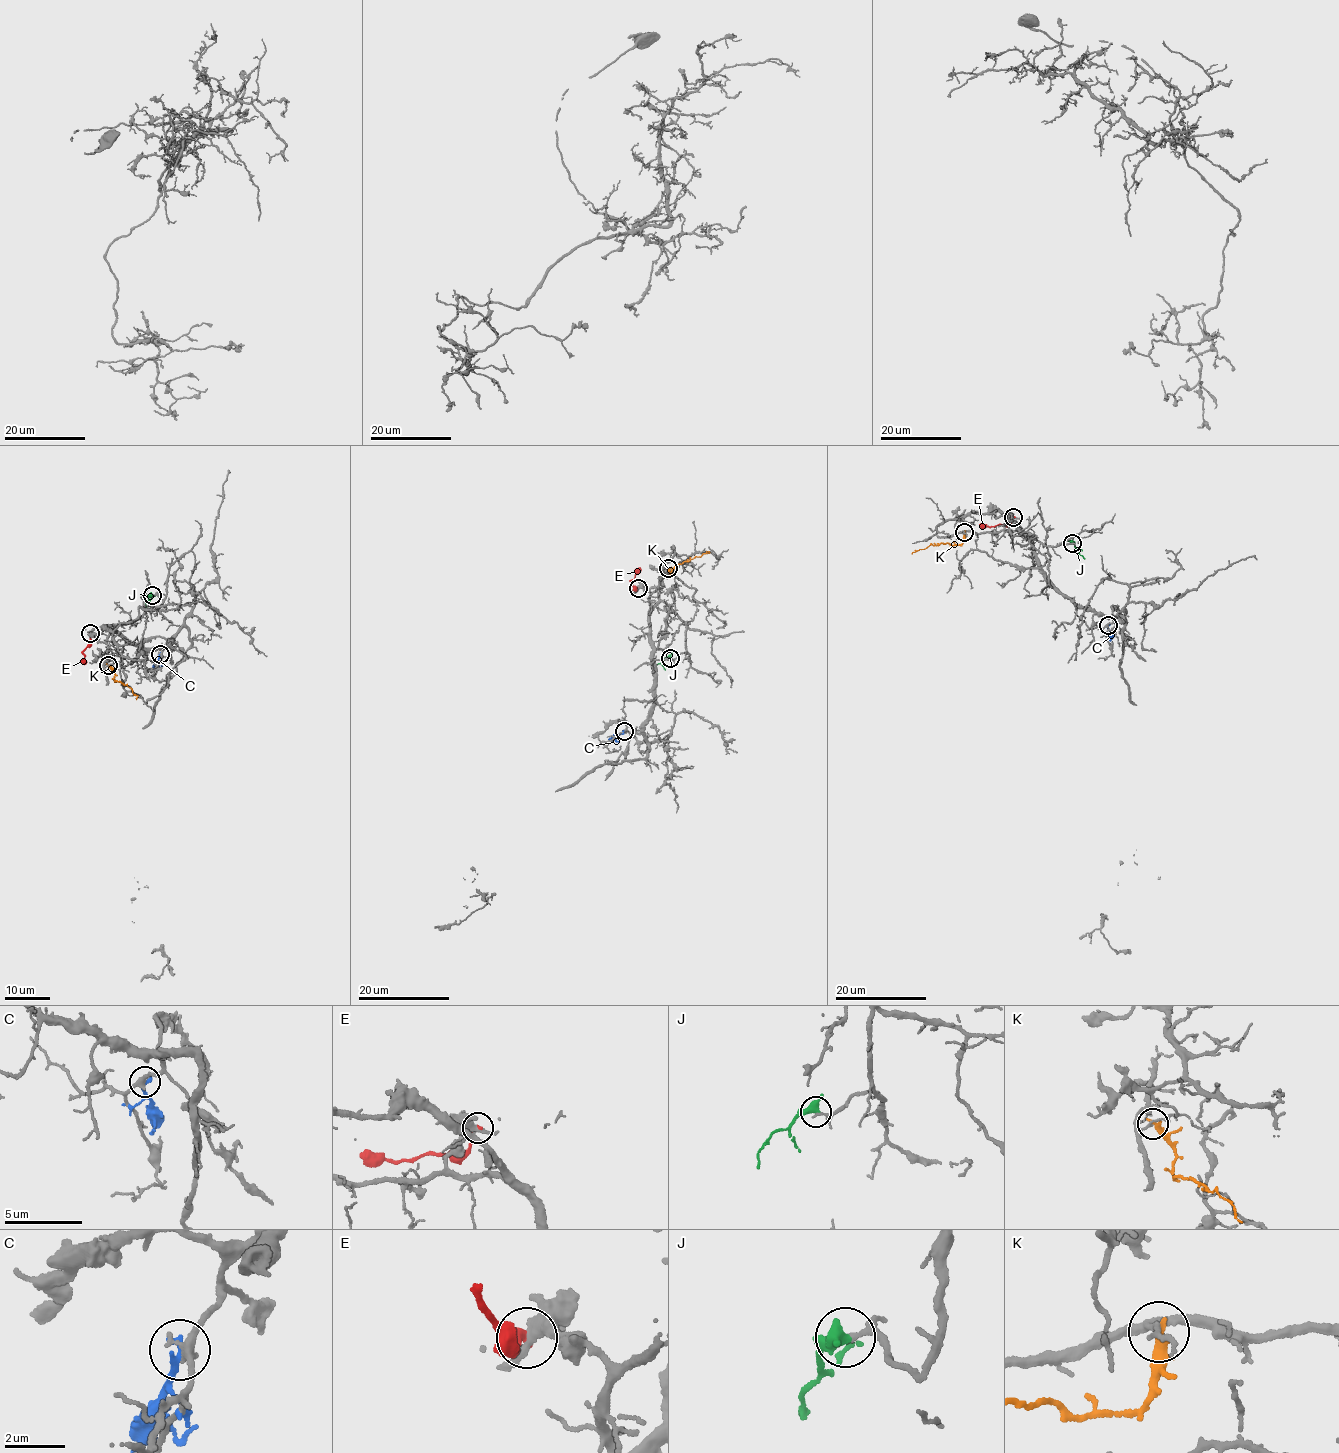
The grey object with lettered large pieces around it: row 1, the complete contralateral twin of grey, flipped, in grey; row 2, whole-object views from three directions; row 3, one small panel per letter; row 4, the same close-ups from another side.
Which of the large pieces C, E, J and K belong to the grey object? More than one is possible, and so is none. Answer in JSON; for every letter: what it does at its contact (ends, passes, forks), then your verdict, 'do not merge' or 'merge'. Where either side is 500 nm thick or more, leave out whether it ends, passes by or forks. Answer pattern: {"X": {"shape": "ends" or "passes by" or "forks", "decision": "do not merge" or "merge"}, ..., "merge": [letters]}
{"C": {"shape": "ends", "decision": "do not merge"}, "E": {"shape": "ends", "decision": "do not merge"}, "J": {"decision": "merge"}, "K": {"shape": "ends", "decision": "do not merge"}, "merge": ["J"]}

